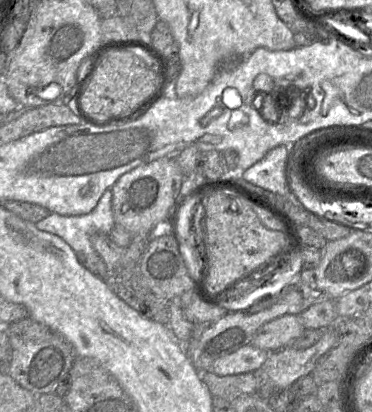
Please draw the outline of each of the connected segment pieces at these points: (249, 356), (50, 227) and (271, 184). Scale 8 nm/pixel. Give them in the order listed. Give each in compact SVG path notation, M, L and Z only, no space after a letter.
M248 344L215 360L210 371L218 376L253 372L263 366L271 353Z
M107 189L88 214L64 216L50 213L35 223L36 227L62 238L75 253L94 252L90 237L95 233L109 235L115 225L112 211L112 191Z
M279 145L246 169L242 179L278 195L290 194L286 176L287 147Z

